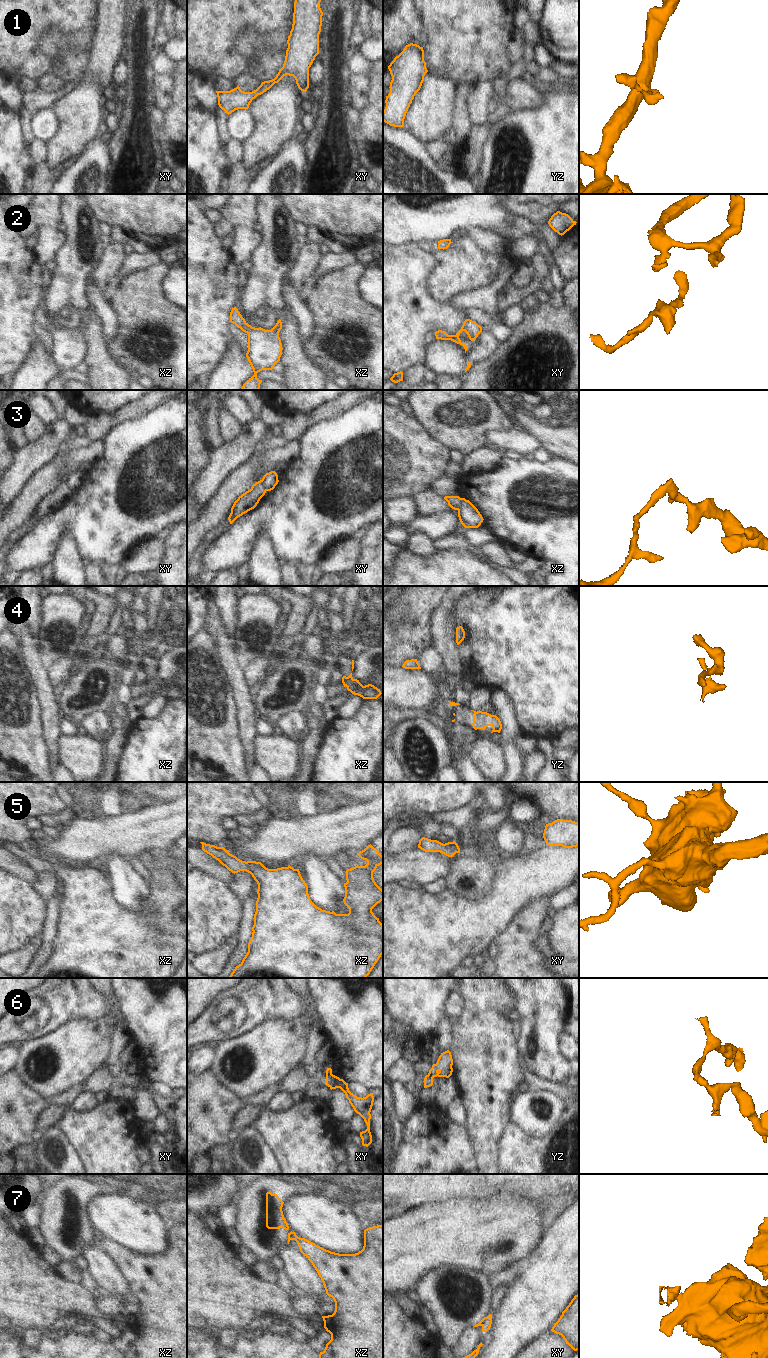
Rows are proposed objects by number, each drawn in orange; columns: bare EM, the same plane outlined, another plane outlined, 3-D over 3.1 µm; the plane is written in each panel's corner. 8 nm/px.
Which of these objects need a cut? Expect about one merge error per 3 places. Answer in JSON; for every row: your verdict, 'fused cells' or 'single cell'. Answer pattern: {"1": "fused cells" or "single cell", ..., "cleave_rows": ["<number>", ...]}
{"1": "single cell", "2": "single cell", "3": "fused cells", "4": "single cell", "5": "single cell", "6": "fused cells", "7": "fused cells", "cleave_rows": ["3", "6", "7"]}

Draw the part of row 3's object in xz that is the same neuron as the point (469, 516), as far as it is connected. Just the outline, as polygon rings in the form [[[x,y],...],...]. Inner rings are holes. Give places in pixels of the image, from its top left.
[[[461,498],[458,517],[465,528],[478,528],[484,520],[478,509],[465,498]]]

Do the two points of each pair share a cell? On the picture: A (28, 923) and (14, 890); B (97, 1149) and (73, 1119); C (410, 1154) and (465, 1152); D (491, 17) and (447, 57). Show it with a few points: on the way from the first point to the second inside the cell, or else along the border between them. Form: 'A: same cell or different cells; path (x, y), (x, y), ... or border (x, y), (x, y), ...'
A: same cell; path (20, 915), (14, 909), (14, 898)
B: same cell; path (96, 1142), (80, 1126)
C: same cell; path (424, 1155), (451, 1155)
D: same cell; path (480, 24), (458, 46)

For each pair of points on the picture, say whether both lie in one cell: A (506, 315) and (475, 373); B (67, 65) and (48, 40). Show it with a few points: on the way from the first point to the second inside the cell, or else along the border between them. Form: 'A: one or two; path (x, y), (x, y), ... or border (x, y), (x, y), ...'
A: two; border (525, 313), (524, 317), (511, 328)
B: two; border (39, 45), (51, 57), (83, 50)

